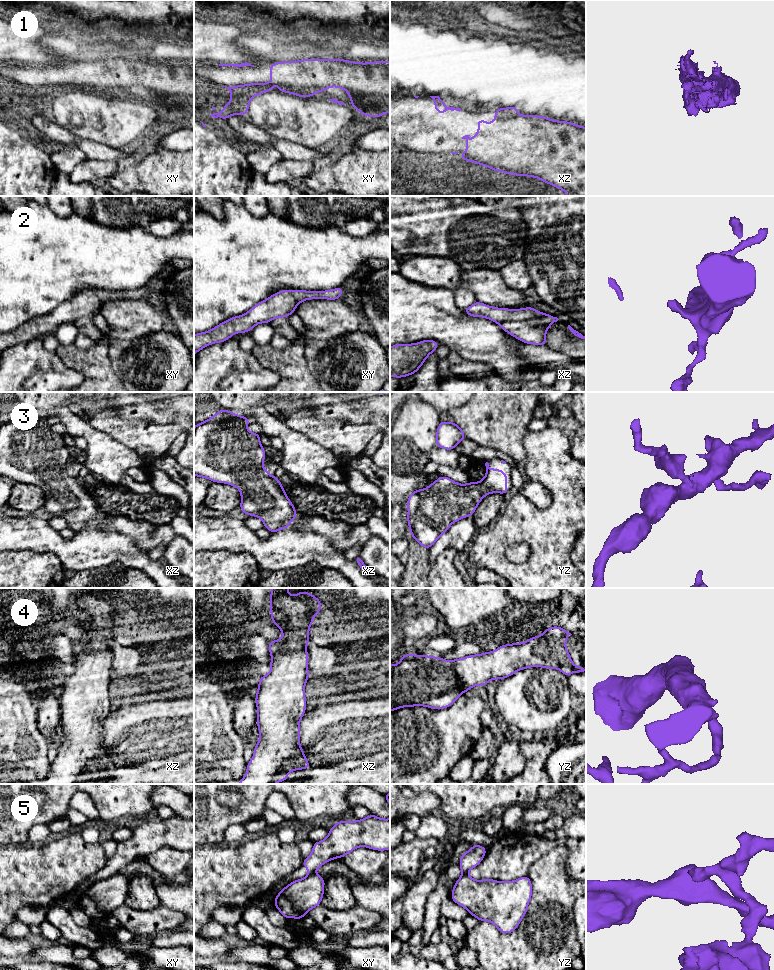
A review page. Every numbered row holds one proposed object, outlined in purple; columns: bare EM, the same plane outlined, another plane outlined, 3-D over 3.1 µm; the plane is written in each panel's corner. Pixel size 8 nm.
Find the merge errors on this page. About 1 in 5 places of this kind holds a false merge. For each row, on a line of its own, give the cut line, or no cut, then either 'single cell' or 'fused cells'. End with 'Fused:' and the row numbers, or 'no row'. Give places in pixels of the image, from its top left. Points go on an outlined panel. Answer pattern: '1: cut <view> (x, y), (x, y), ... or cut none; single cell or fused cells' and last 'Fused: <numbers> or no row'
1: cut none; single cell
2: cut none; single cell
3: cut none; single cell
4: cut none; single cell
5: cut xy (313, 872), (309, 874); fused cells
Fused: 5

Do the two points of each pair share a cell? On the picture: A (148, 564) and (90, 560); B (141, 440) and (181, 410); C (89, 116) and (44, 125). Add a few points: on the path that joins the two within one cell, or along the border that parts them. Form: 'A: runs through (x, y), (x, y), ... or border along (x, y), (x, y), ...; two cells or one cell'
A: runs through (134, 558), (130, 555), (104, 555); one cell
B: border along (140, 418), (158, 423), (176, 423), (183, 431); two cells
C: border along (50, 117), (76, 136); two cells

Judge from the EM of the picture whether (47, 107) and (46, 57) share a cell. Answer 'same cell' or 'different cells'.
different cells

